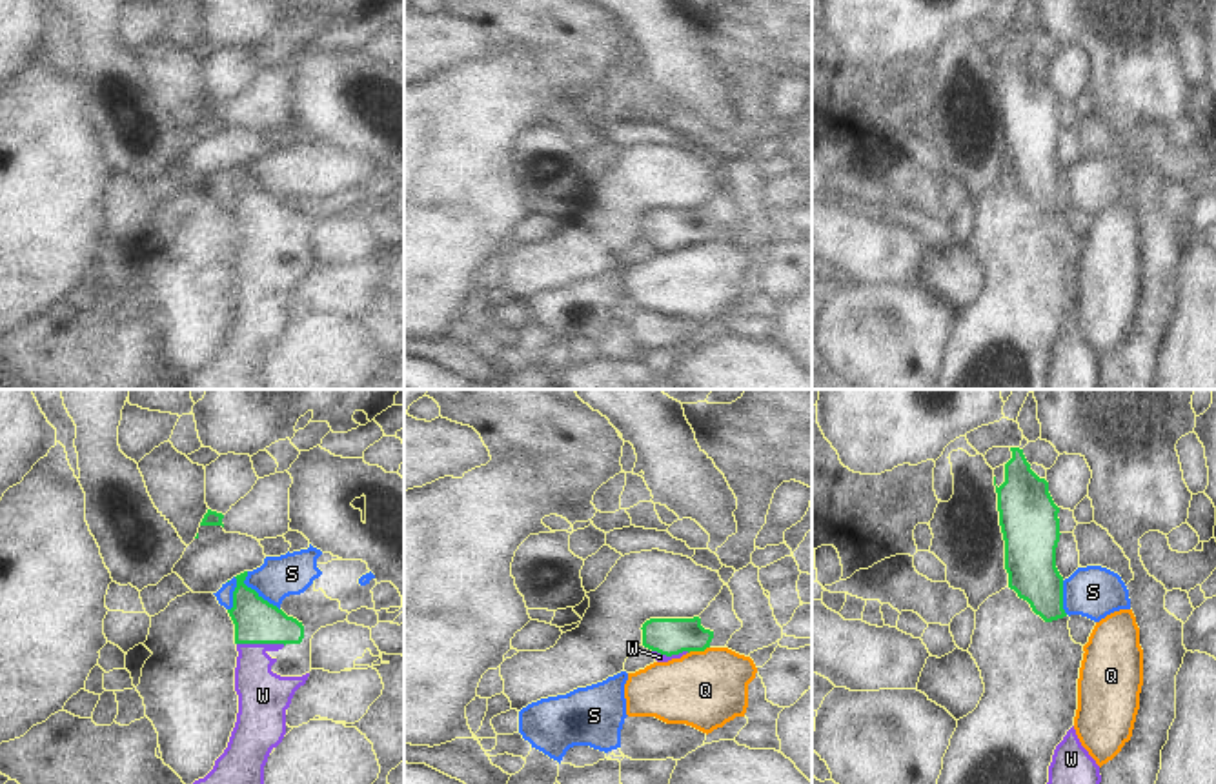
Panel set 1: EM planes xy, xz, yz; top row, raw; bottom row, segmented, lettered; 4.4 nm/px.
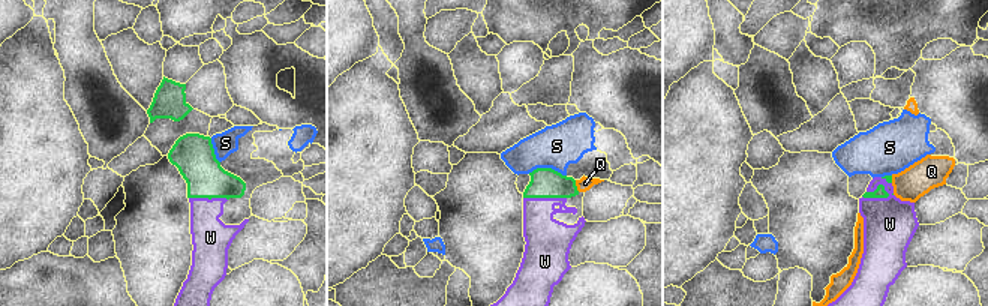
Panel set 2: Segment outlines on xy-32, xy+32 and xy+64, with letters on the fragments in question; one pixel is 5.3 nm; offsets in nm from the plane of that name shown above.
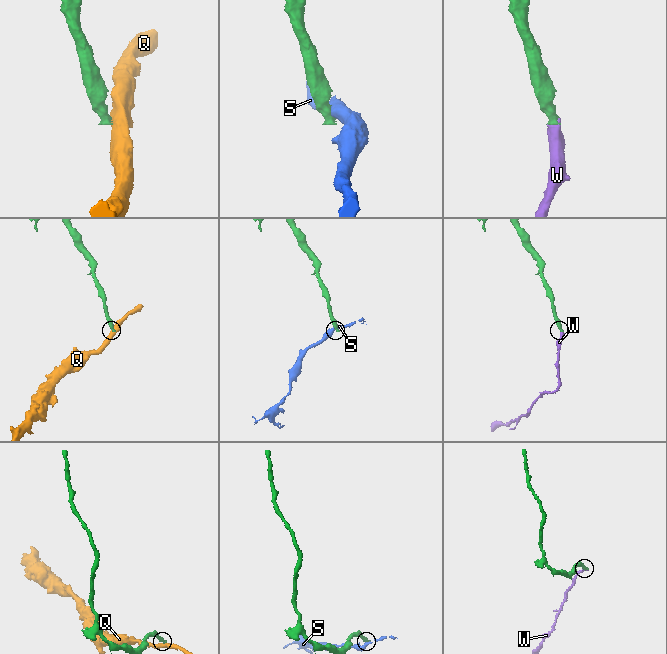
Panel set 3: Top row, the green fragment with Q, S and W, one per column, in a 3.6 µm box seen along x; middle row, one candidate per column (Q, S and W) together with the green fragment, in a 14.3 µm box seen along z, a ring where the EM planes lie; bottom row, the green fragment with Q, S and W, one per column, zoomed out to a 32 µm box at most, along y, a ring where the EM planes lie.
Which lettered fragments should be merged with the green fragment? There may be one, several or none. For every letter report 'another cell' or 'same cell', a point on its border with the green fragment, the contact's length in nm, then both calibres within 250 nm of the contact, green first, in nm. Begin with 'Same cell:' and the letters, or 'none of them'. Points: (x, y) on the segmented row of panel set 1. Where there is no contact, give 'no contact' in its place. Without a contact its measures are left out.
Same cell: W
Q: another cell; meets green in xz at (698, 650); contact 100 nm long; 160 nm thick on the green side, 340 nm on the other
S: another cell; meets green in xy at (255, 592); contact 220 nm long; 200 nm thick on the green side, 190 nm on the other
W: same cell; meets green in xy at (261, 643); contact 220 nm long; 200 nm thick on the green side, 220 nm on the other

